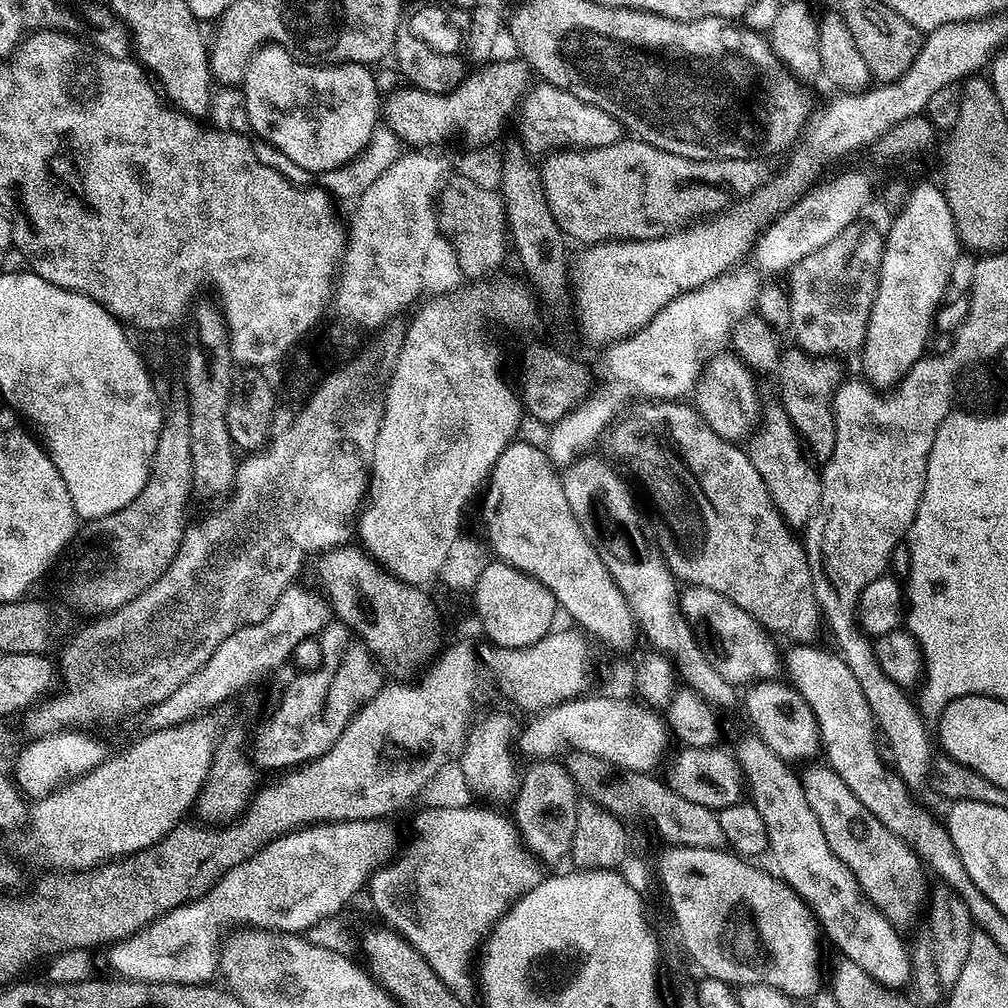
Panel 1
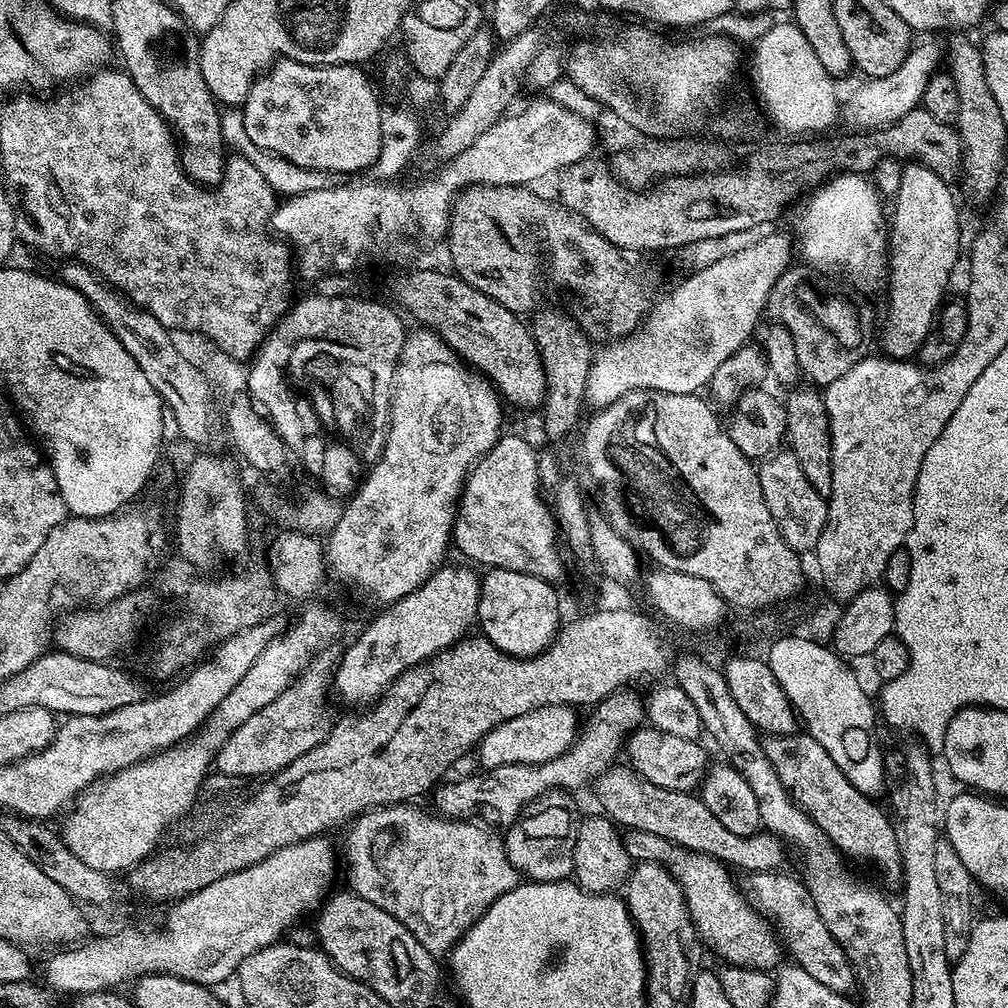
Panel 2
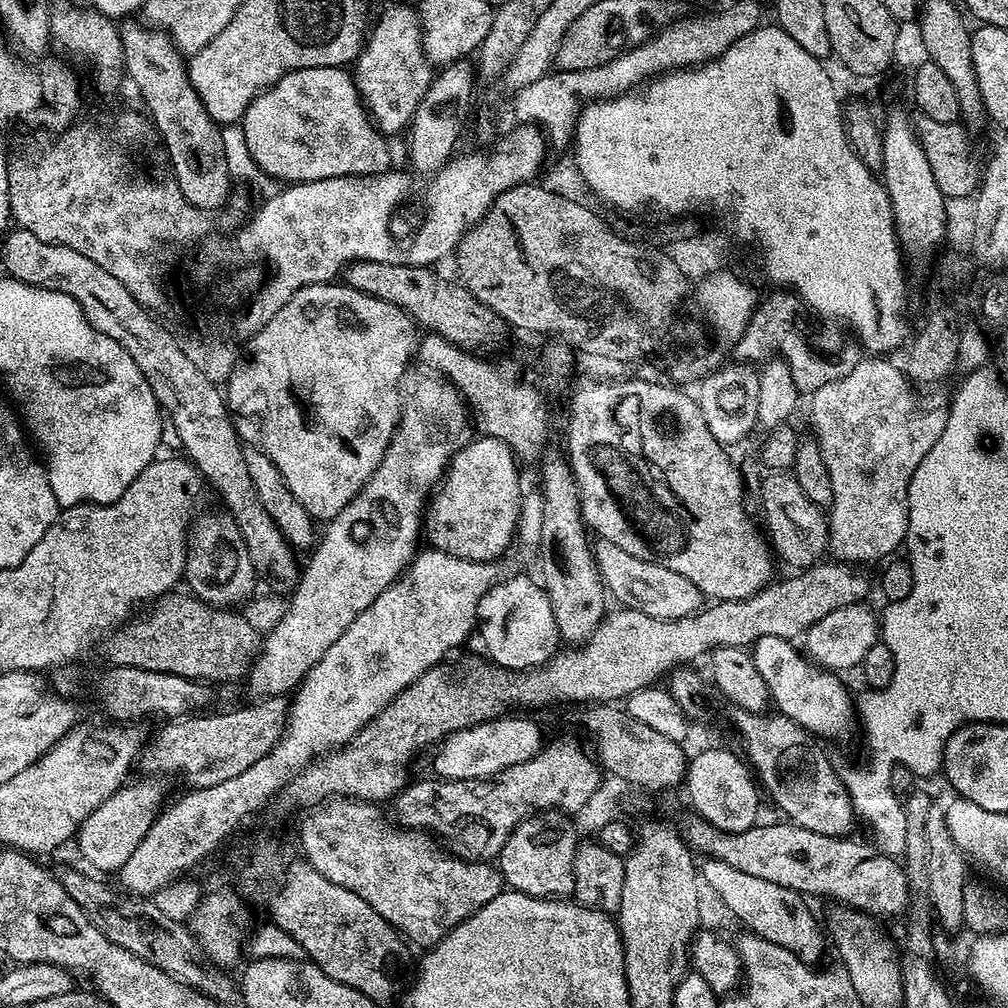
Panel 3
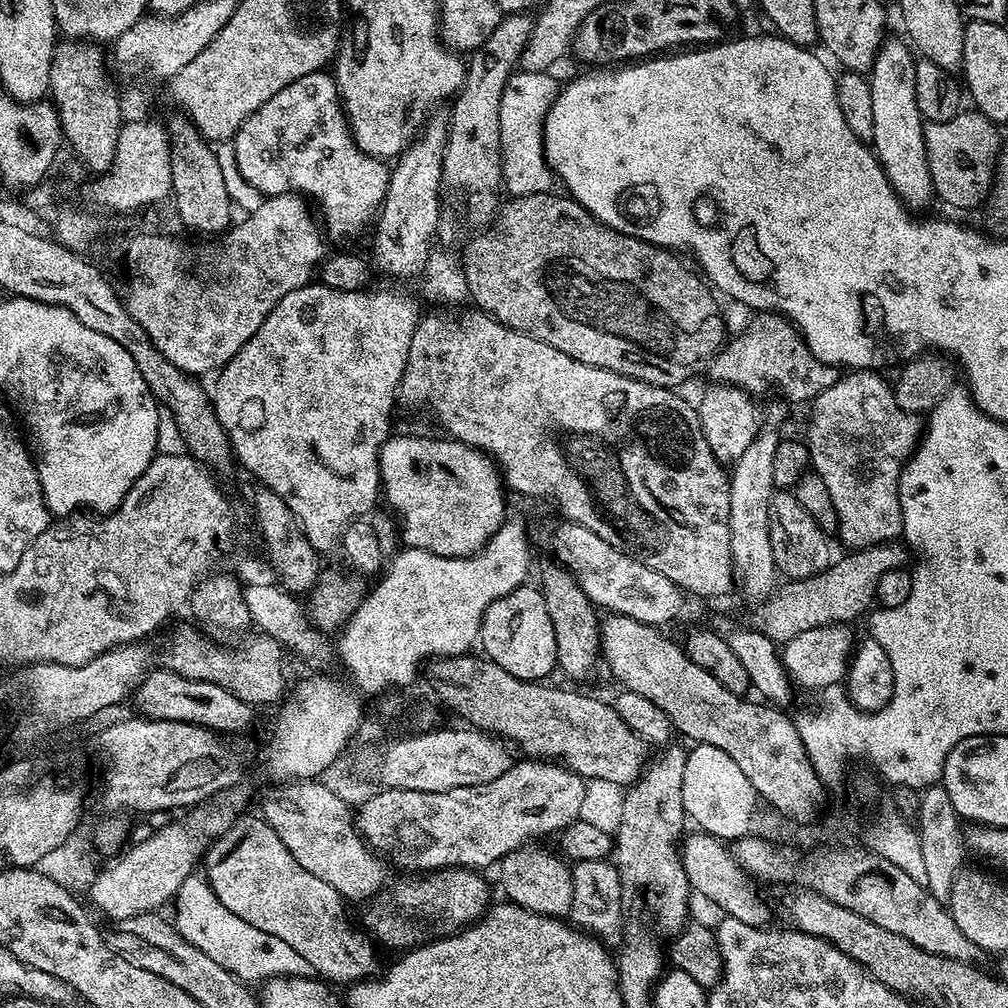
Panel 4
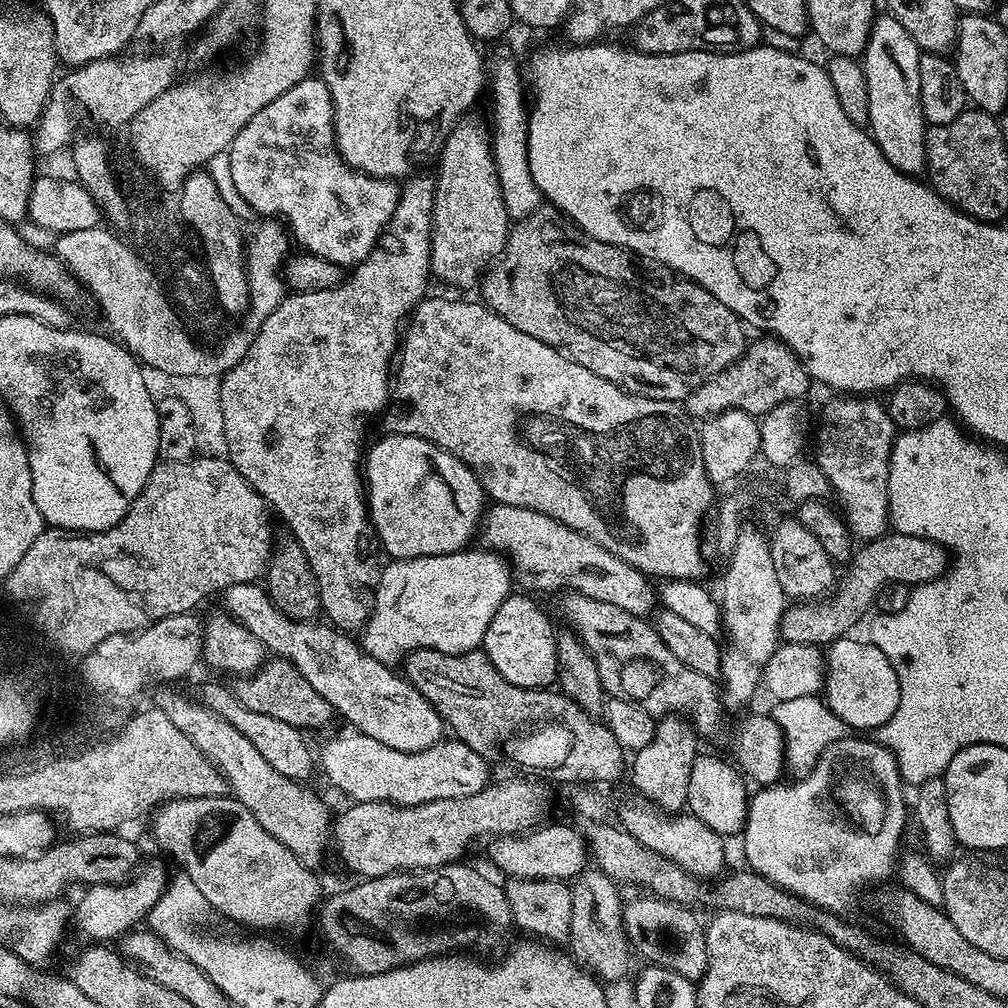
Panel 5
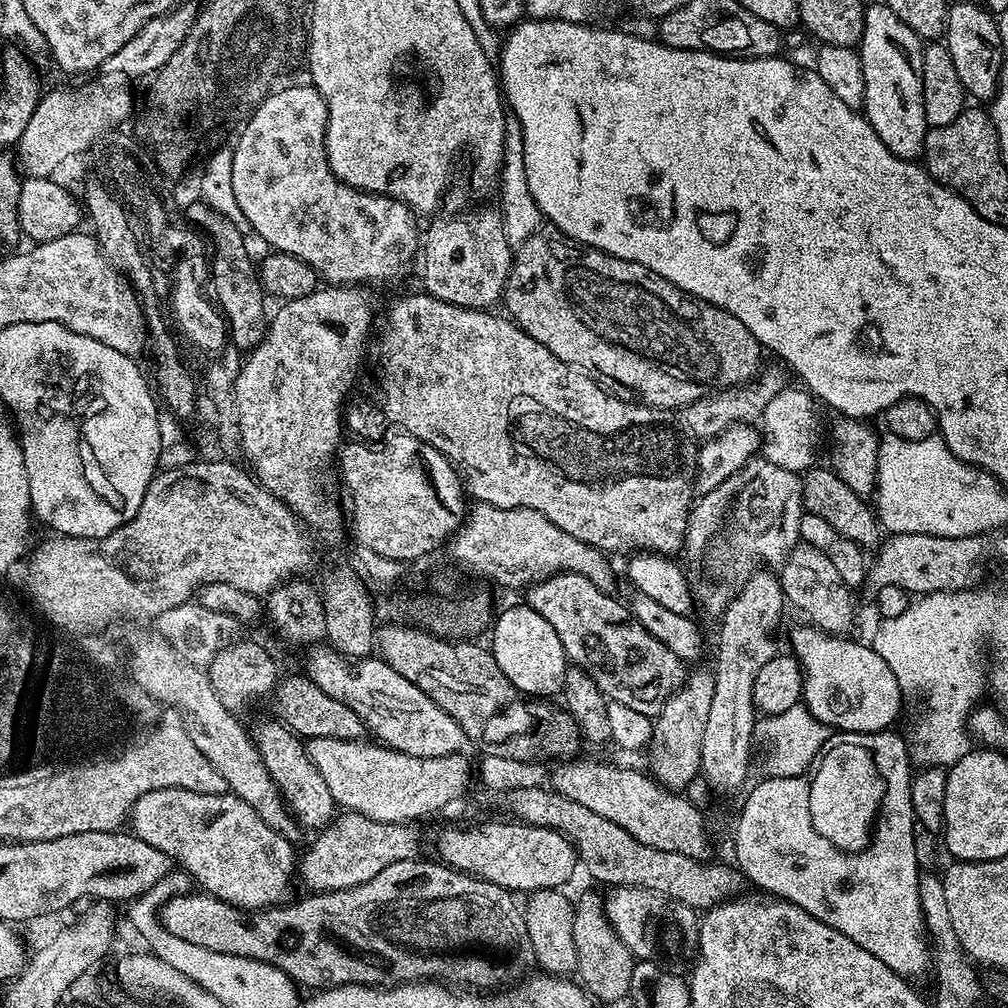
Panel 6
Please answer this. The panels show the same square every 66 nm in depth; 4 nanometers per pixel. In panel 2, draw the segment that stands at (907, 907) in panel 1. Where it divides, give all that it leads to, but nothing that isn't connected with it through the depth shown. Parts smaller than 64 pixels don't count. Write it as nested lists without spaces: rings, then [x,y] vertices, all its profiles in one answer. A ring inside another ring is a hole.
[[[807,734],[768,736],[764,740],[764,753],[795,804],[828,835],[833,848],[845,857],[869,860],[888,880],[901,879],[901,837],[897,829],[892,829],[887,814],[876,803],[844,777],[814,737]]]

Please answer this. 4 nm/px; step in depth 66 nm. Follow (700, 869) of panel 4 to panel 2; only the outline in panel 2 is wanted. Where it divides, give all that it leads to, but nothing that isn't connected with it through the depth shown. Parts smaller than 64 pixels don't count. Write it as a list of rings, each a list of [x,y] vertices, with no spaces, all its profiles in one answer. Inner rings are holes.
[[[781,871],[753,872],[743,881],[742,891],[749,904],[776,929],[783,947],[792,954],[795,967],[806,970],[810,978],[822,982],[822,986],[835,992],[851,993],[857,987],[856,975],[852,963],[846,958],[842,946],[826,930],[826,922],[822,922],[822,914],[818,914],[818,906],[810,898],[808,888],[803,879],[784,875]]]

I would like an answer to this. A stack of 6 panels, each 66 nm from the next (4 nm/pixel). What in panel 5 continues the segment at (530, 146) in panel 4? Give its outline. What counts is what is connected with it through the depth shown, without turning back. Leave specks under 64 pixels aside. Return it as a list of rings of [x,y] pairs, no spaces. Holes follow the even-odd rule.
[[[504,46],[494,58],[494,68],[490,70],[490,92],[492,88],[492,156],[495,158],[499,186],[502,187],[503,202],[509,217],[521,220],[535,212],[543,203],[543,196],[537,188],[530,172],[528,146],[528,117],[530,110],[526,95],[526,84],[522,82],[520,66],[513,58],[511,50]]]

